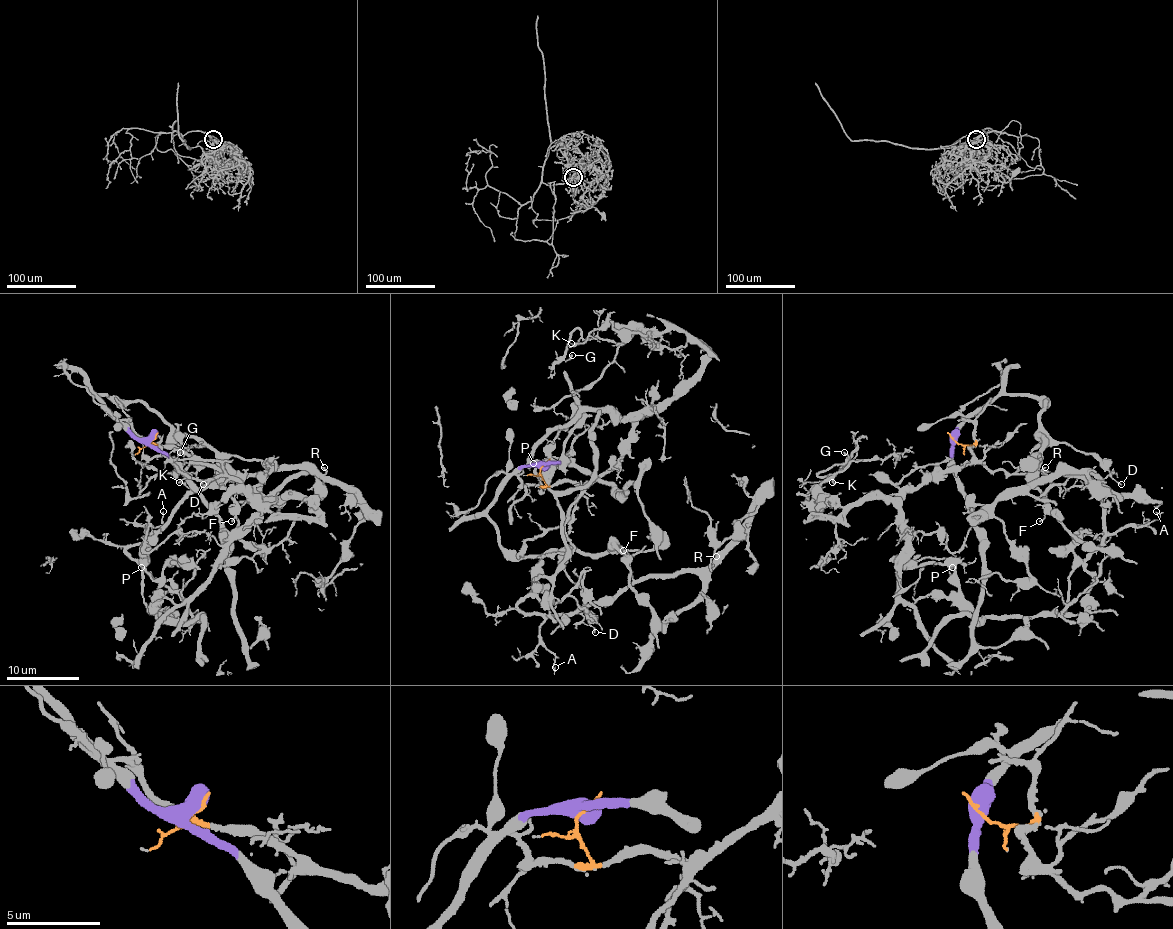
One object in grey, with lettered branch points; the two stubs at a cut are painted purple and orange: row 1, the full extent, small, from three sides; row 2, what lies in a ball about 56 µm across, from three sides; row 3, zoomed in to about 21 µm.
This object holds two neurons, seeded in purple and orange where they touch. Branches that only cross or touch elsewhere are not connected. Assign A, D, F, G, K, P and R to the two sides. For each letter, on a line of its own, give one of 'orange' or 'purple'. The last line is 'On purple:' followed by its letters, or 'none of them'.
A: orange
D: purple
F: purple
G: orange
K: orange
P: orange
R: orange
On purple: D, F

